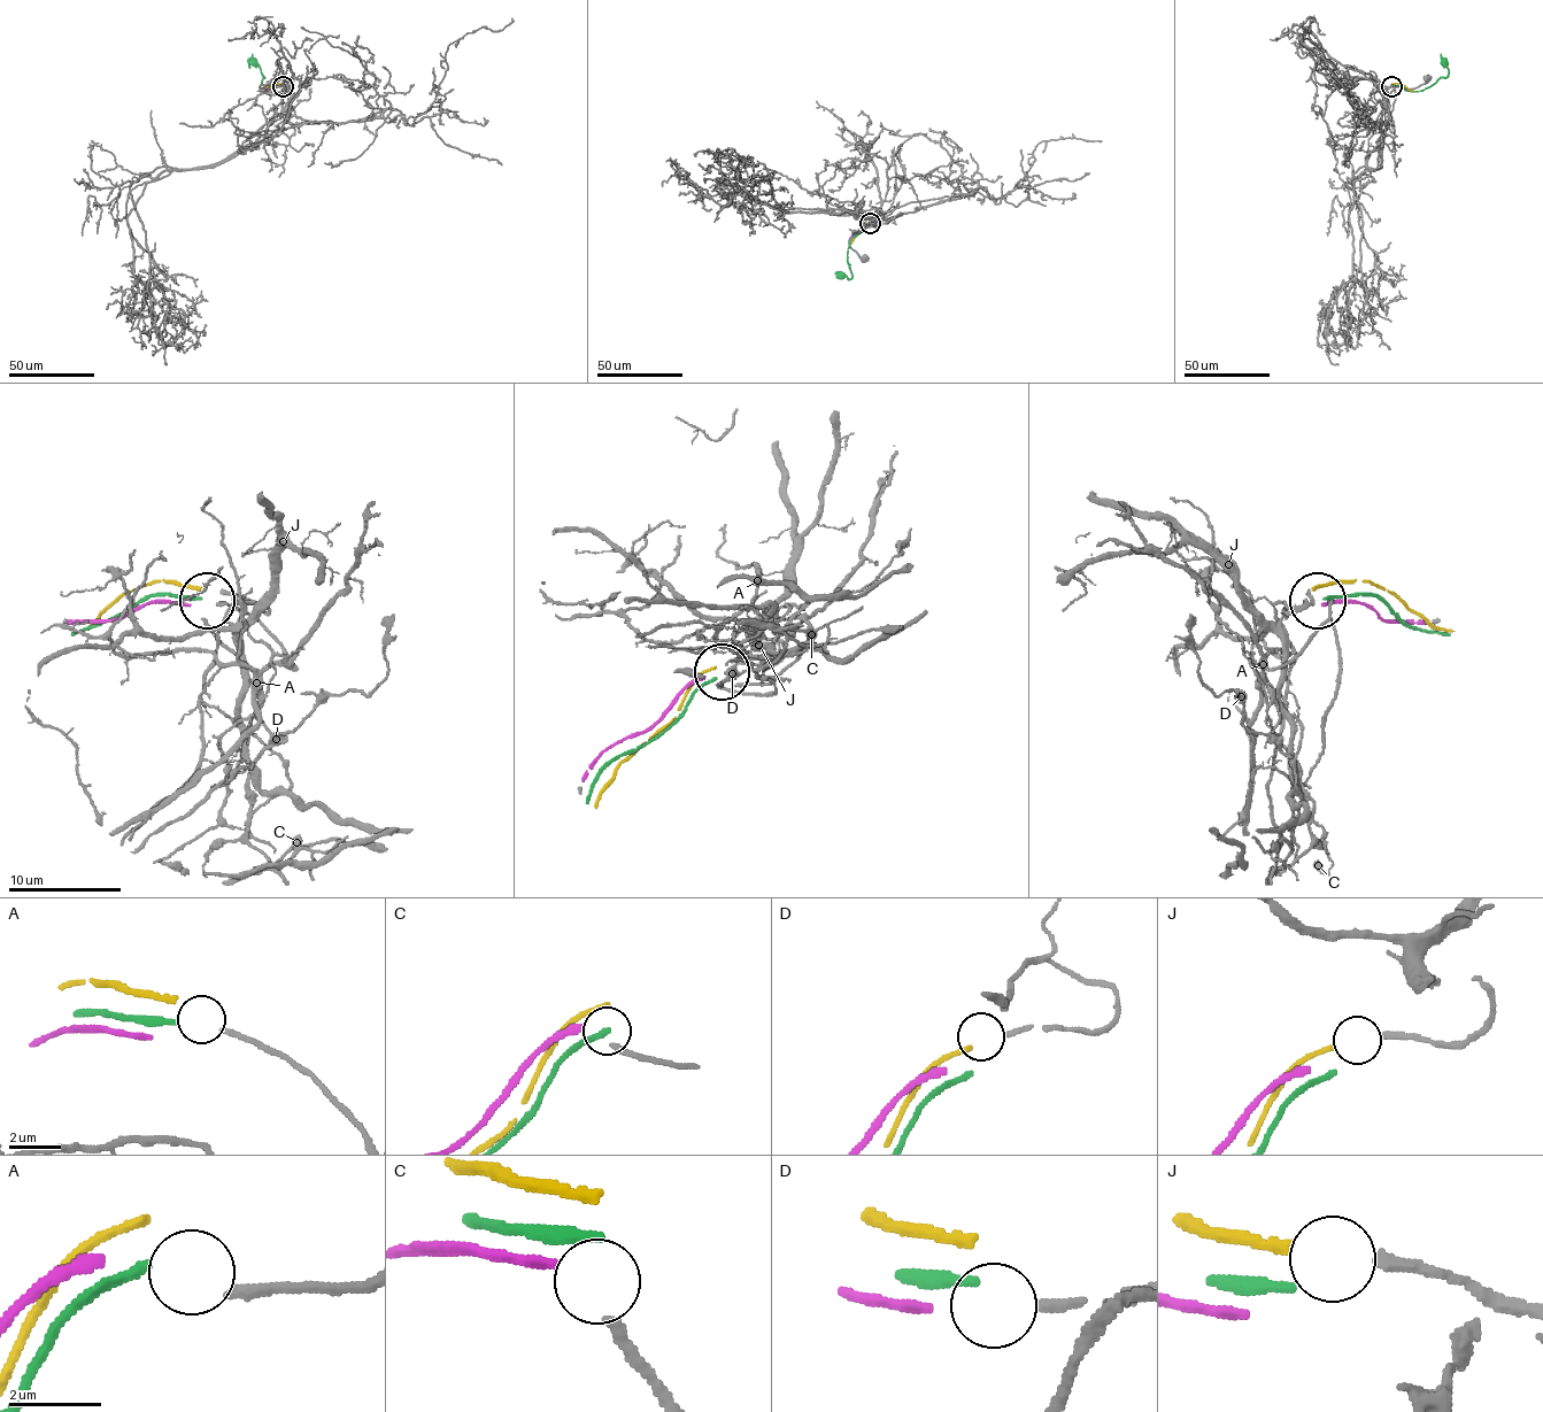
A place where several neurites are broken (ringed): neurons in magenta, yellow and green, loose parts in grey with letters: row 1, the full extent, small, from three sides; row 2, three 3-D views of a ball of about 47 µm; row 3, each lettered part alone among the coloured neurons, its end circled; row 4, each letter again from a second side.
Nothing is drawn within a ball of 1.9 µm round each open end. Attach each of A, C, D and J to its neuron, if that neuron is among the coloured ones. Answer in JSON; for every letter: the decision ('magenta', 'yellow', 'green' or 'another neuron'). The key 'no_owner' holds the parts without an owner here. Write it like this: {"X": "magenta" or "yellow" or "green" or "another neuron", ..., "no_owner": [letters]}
{"A": "another neuron", "C": "magenta", "D": "another neuron", "J": "yellow", "no_owner": ["A", "D"]}

